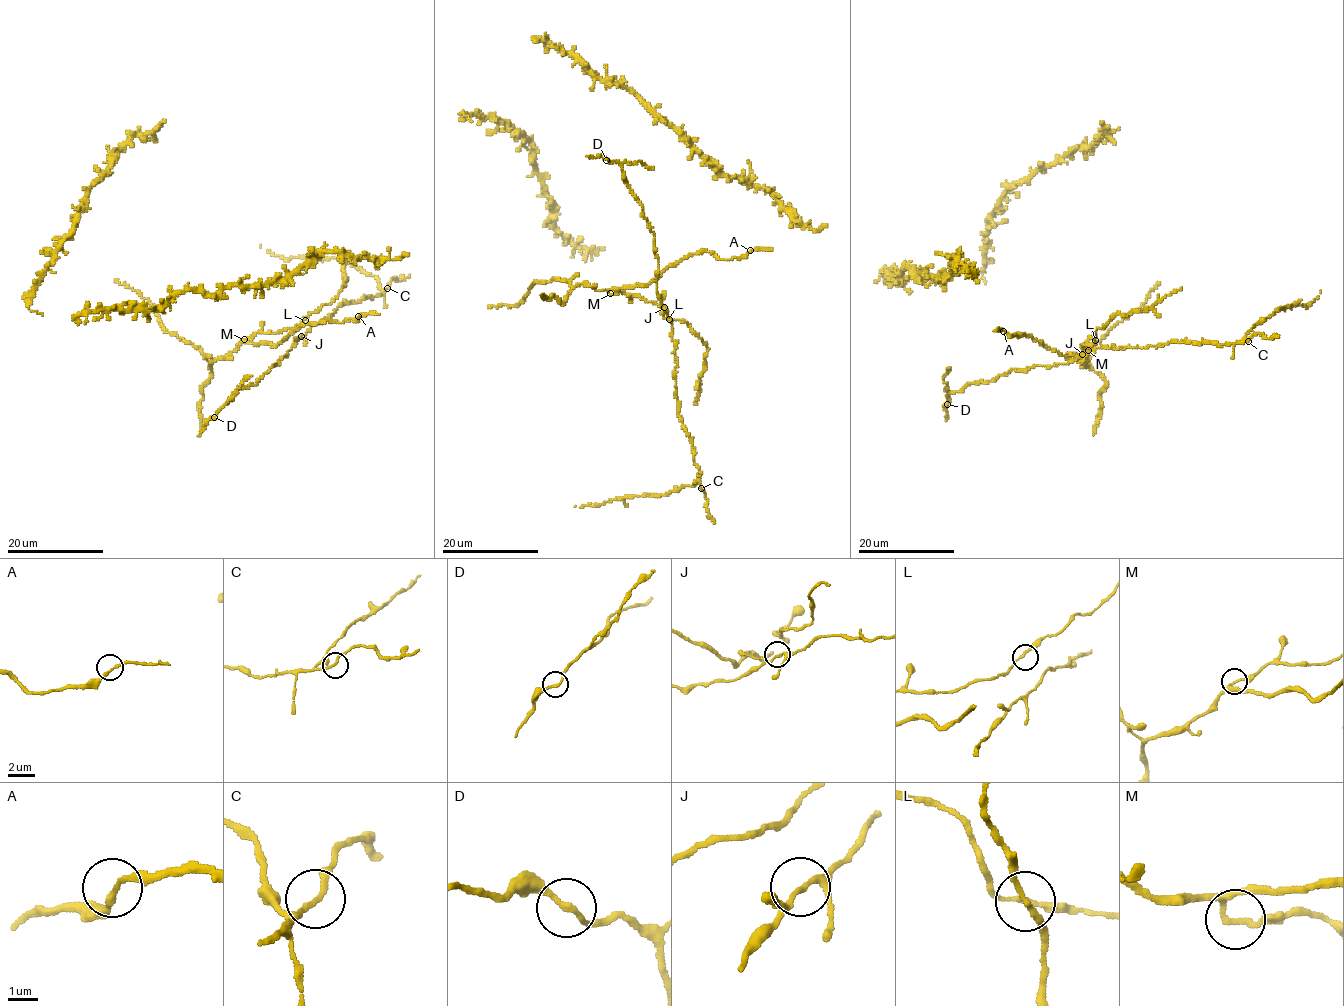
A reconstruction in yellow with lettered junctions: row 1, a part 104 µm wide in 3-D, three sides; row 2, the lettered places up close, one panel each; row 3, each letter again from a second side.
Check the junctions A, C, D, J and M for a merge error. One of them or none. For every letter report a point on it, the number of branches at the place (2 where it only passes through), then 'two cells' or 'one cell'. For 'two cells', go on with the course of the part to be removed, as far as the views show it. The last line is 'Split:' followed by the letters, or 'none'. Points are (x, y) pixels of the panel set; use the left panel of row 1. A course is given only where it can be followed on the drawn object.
A: (358, 316) | 2 | one cell
C: (387, 288) | 2 | one cell
D: (214, 417) | 2 | one cell
J: (301, 336) | 2 | one cell
M: (244, 339) | 2 | one cell
Split: none

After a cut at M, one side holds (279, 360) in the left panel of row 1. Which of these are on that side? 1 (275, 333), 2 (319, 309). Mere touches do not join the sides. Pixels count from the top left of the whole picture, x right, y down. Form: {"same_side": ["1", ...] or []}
{"same_side": []}

